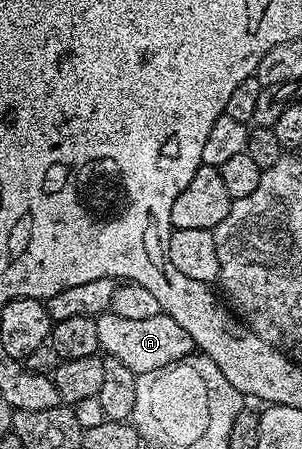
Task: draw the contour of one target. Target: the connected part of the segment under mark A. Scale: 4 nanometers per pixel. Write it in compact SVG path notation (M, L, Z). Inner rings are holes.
M109 310L95 317L95 322L98 326L100 352L104 356L118 358L122 366L127 366L137 376L175 364L178 360L186 360L194 352L190 334L186 334L186 330L182 330L174 318L163 314L154 318L118 318L118 314Z

